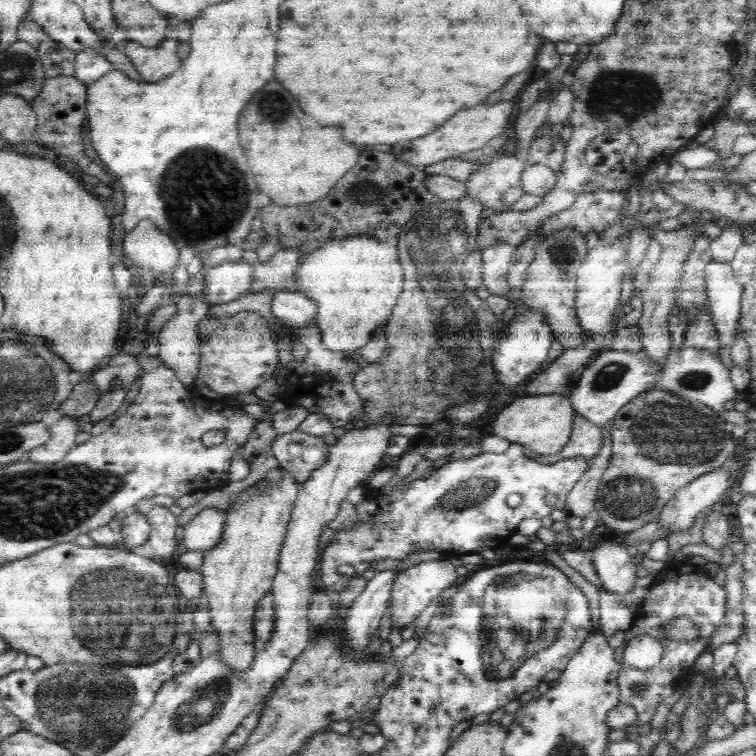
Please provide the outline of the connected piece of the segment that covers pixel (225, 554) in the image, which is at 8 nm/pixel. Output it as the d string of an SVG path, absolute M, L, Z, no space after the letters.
M278 467L275 472L266 474L258 483L245 489L236 496L236 502L227 512L227 520L223 524L221 532L222 540L216 548L208 550L205 554L204 564L200 568L203 577L203 591L210 601L211 623L216 629L220 645L223 650L223 658L229 667L239 668L244 671L253 662L254 614L258 608L258 602L262 596L271 593L273 579L276 577L280 560L281 547L284 546L284 538L291 519L293 506L300 492L301 485L298 479L289 471Z

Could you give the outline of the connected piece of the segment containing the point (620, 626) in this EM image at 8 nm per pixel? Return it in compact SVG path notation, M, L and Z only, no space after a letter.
M601 588L600 592L600 617L602 631L607 636L612 636L616 632L630 631L637 617L636 607L630 609L619 604L614 593L610 593Z

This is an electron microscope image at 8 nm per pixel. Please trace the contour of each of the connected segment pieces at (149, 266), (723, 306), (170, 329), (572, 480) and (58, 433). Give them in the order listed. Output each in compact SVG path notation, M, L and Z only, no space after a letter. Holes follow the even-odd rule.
M144 219L134 230L126 233L123 242L124 256L138 268L169 274L177 267L180 258L179 247L174 242L171 235L161 231L151 219Z
M713 258L705 263L705 285L708 288L706 308L712 315L712 323L716 327L716 333L720 334L720 342L724 347L732 346L734 344L734 332L738 328L738 318L740 318L743 286L740 286L734 278L734 269L732 269L731 263L718 262Z
M186 290L179 293L179 300L175 304L177 311L168 322L164 323L158 337L160 340L159 358L172 369L176 376L188 388L195 388L194 380L199 374L199 353L201 340L199 335L199 322L207 316L209 305L200 297L189 295Z
M511 442L510 446L508 447L508 450L506 452L503 453L492 453L492 452L484 452L484 453L480 453L478 455L475 455L473 457L470 458L461 458L458 460L454 460L454 461L448 461L446 464L443 464L439 469L436 469L434 472L432 472L432 474L425 479L418 479L418 480L414 480L410 483L408 488L405 489L401 489L398 488L397 485L394 484L394 482L388 484L387 486L383 487L383 488L379 488L379 489L372 489L372 490L368 490L366 489L366 498L358 503L358 504L354 504L354 507L356 508L356 511L358 513L358 522L352 526L350 529L345 529L345 530L334 530L334 536L335 536L335 540L334 542L332 542L330 545L325 545L324 548L324 555L321 558L321 564L320 564L320 579L317 579L317 589L318 591L328 591L331 592L335 598L337 598L337 596L339 595L339 593L341 591L343 591L346 587L347 587L347 583L350 582L350 580L352 580L352 578L360 578L361 575L370 570L372 568L372 564L374 564L374 562L378 562L378 560L384 560L384 558L392 558L393 560L402 560L405 559L406 556L408 556L408 554L411 554L412 550L424 550L425 552L428 552L429 550L435 550L438 552L442 552L445 555L449 554L452 556L460 556L462 554L466 554L466 553L476 553L476 554L480 554L482 551L484 551L485 549L496 549L499 545L501 545L510 534L512 534L513 532L515 532L518 523L521 522L521 520L524 519L529 519L529 518L535 518L535 519L542 519L544 516L549 516L550 512L552 512L552 510L554 510L555 508L557 508L558 510L563 510L564 505L566 504L566 497L568 496L569 490L572 490L572 487L576 484L576 482L578 482L578 480L580 480L580 477L589 469L589 463L586 462L586 459L584 459L583 457L580 456L575 456L572 458L565 458L565 459L560 459L558 462L553 463L551 465L546 465L540 462L537 462L536 460L532 459L532 457L528 457L526 456L526 454L524 453L524 445L521 445L520 443L517 442ZM512 494L520 494L520 498L521 498L521 503L519 506L516 506L515 508L512 508L510 506L508 506L508 504L506 503L506 498L508 498L508 496L512 496ZM550 494L554 494L554 496L557 496L559 498L559 501L557 502L557 505L555 507L552 507L551 505L548 505L546 503L546 496L550 496ZM341 565L352 565L354 567L354 569L356 569L357 573L351 577L351 578L343 578L340 574L338 574L337 569L339 566Z
M64 415L49 429L48 442L26 454L26 459L39 463L53 463L64 458L64 455L76 444L76 435L89 431L92 423L80 424L79 417Z

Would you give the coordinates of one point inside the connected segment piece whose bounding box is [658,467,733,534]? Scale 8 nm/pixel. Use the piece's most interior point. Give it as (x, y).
(679, 513)

